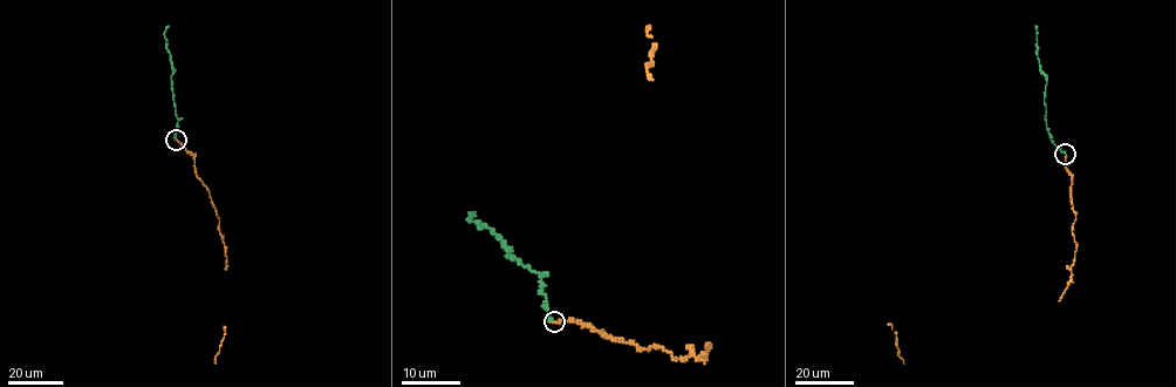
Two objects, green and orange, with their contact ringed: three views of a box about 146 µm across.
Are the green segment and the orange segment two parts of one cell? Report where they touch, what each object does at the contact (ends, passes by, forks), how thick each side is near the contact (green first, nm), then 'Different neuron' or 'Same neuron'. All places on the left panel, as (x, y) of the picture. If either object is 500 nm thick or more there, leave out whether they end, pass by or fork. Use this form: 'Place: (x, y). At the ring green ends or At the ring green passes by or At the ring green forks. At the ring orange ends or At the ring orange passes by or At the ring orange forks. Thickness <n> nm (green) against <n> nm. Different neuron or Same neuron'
Place: (176, 140). At the ring green ends. At the ring orange ends. Thickness 380 nm (green) against 180 nm. Same neuron

